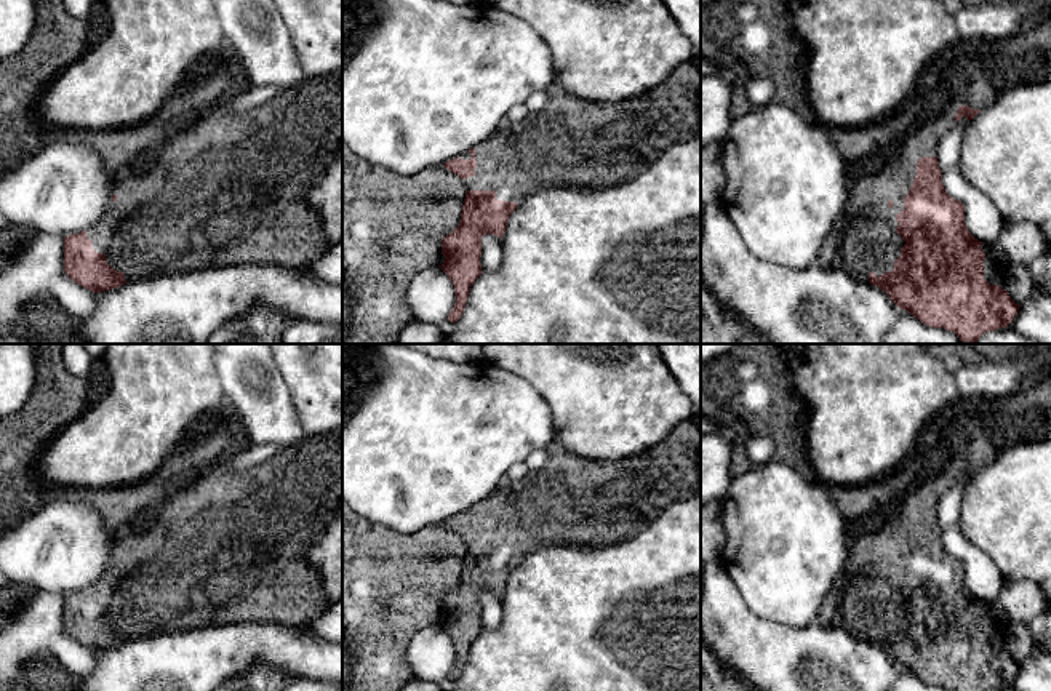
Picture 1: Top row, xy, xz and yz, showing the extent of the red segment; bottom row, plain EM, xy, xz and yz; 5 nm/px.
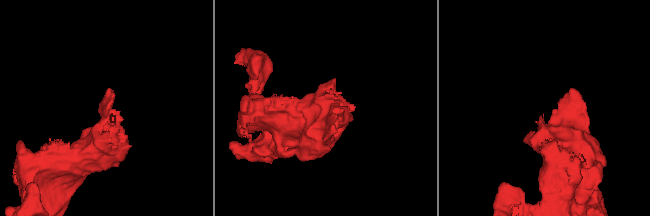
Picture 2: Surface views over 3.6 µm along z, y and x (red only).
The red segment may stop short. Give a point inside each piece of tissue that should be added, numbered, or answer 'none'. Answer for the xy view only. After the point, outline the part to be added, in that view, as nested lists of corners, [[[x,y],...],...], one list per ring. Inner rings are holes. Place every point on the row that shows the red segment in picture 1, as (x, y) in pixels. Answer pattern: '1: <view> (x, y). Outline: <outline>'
1: xy (232, 189). Outline: [[[342,70],[307,77],[246,112],[232,112],[230,99],[222,99],[205,118],[166,139],[149,171],[117,176],[117,200],[86,229],[86,237],[114,270],[125,274],[126,283],[224,266],[277,264],[302,270],[328,248],[322,218],[309,203],[309,190],[341,147]]]

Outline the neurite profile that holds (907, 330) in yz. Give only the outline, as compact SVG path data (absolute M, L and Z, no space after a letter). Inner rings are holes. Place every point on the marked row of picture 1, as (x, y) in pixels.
M897 309L896 322L883 336L881 344L960 344L960 338L949 330L921 323L904 309Z

